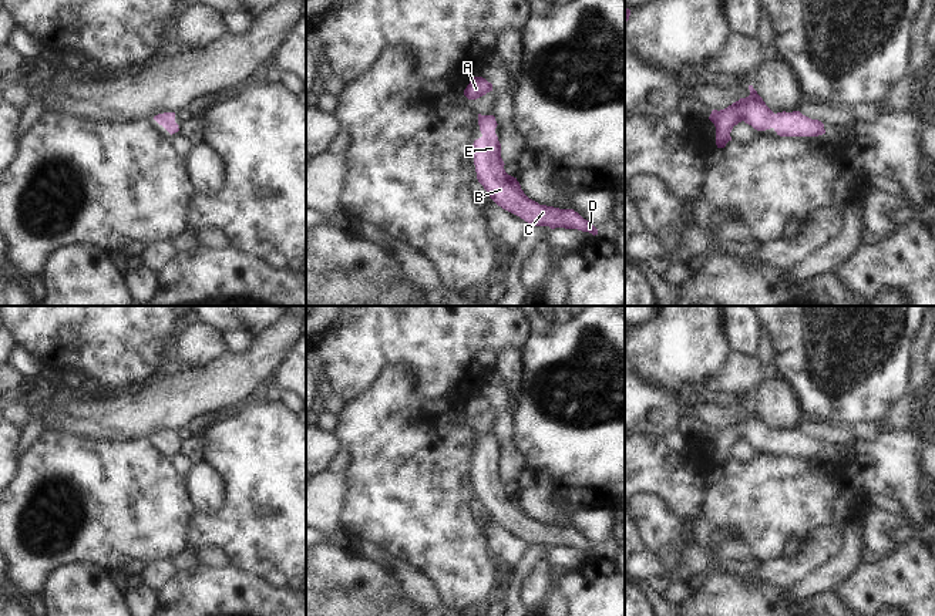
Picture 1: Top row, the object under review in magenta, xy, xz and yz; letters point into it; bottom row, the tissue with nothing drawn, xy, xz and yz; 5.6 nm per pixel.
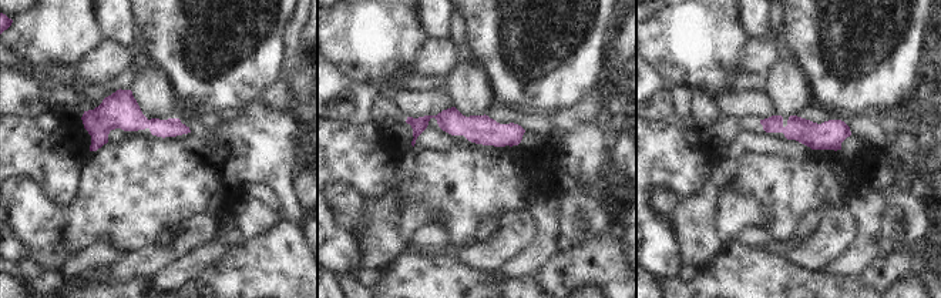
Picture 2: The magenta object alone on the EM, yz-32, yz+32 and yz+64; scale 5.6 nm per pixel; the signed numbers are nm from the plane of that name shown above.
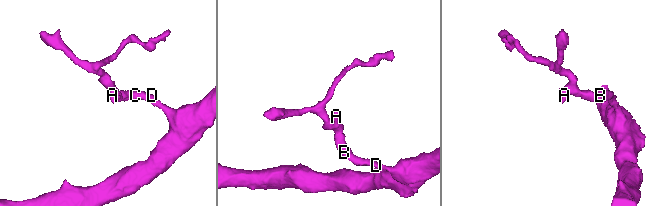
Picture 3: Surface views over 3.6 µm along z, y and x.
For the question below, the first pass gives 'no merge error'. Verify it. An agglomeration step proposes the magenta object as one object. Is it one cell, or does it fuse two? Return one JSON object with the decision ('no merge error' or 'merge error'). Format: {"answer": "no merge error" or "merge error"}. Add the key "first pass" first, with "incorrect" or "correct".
{"first pass": "correct", "answer": "no merge error"}

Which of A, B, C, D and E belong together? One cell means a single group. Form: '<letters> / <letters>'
A B C D E

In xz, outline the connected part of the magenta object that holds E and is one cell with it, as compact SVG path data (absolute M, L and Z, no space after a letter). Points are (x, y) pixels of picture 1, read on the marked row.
M478 114L478 125L482 137L472 144L477 179L498 206L519 216L531 226L578 229L598 235L598 229L574 209L539 205L529 199L517 178L504 169L501 144L495 134L498 125L495 117Z

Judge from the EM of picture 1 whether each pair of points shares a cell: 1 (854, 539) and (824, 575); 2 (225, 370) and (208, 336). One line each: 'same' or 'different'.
1: same
2: different

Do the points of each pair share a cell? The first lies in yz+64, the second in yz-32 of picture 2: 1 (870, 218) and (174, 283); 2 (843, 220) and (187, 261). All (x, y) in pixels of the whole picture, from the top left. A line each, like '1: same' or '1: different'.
1: same
2: different

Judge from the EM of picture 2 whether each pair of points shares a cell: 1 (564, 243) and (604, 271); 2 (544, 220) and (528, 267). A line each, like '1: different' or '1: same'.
1: different
2: same

